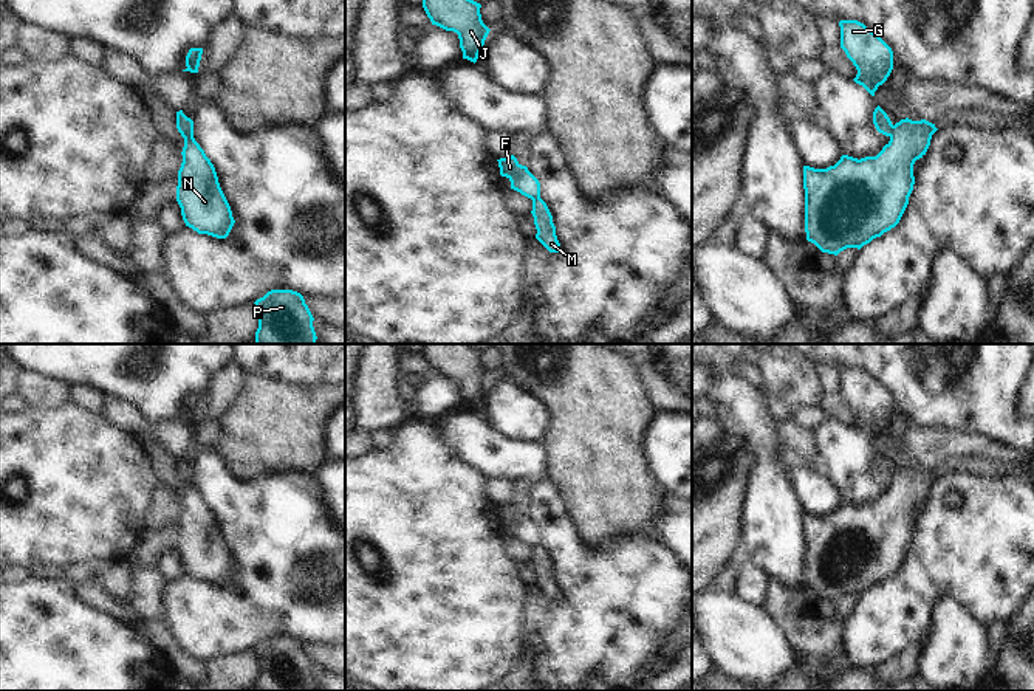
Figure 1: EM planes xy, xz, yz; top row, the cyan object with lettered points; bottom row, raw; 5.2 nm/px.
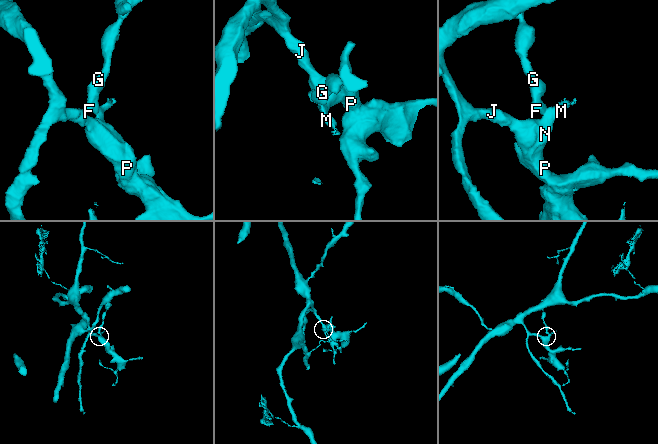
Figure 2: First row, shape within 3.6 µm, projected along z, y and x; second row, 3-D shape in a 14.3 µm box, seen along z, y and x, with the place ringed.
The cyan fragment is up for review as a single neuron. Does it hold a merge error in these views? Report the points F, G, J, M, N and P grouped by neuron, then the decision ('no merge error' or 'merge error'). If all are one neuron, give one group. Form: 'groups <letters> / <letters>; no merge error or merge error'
groups F G / J M N P; merge error

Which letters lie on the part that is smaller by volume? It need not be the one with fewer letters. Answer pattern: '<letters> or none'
F, G

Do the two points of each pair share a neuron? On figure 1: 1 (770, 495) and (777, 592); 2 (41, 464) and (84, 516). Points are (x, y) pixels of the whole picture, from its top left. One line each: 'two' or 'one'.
1: two
2: one

